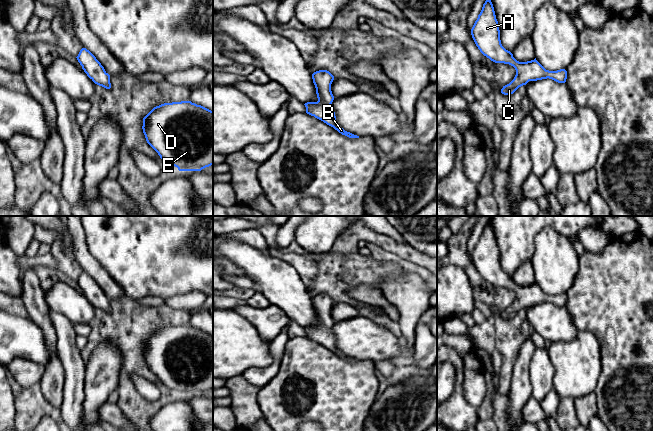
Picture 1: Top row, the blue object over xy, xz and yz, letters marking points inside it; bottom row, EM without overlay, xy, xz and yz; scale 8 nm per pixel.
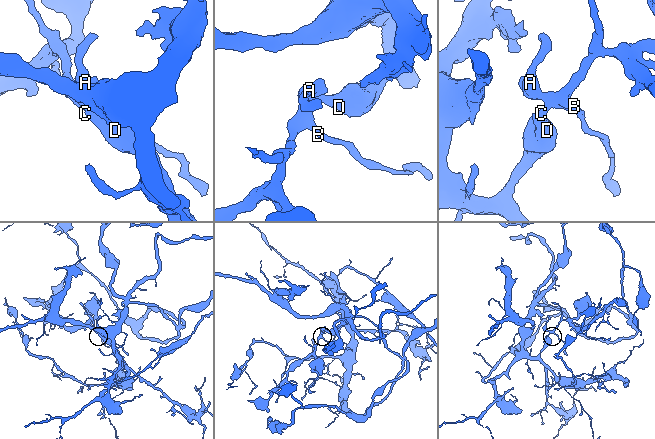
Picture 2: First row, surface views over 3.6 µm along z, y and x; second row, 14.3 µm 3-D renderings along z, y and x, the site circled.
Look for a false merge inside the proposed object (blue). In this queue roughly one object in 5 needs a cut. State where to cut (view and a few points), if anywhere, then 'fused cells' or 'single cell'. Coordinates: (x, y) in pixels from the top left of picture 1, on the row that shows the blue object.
no cut; single cell

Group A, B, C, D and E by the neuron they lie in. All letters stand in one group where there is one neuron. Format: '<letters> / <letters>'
A B C D E

